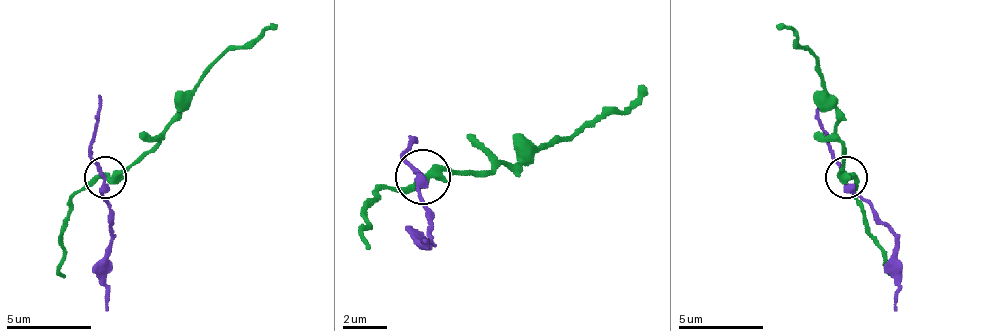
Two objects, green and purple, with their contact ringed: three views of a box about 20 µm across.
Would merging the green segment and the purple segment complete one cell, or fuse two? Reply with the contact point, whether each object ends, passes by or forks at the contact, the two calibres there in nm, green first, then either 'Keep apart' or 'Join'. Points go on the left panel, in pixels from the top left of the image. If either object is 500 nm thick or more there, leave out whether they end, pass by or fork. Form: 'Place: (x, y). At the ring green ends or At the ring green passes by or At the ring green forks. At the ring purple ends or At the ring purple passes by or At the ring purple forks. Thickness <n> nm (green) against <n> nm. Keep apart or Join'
Place: (105, 177). At the ring green passes by. At the ring purple passes by. Thickness 420 nm (green) against 280 nm. Keep apart

